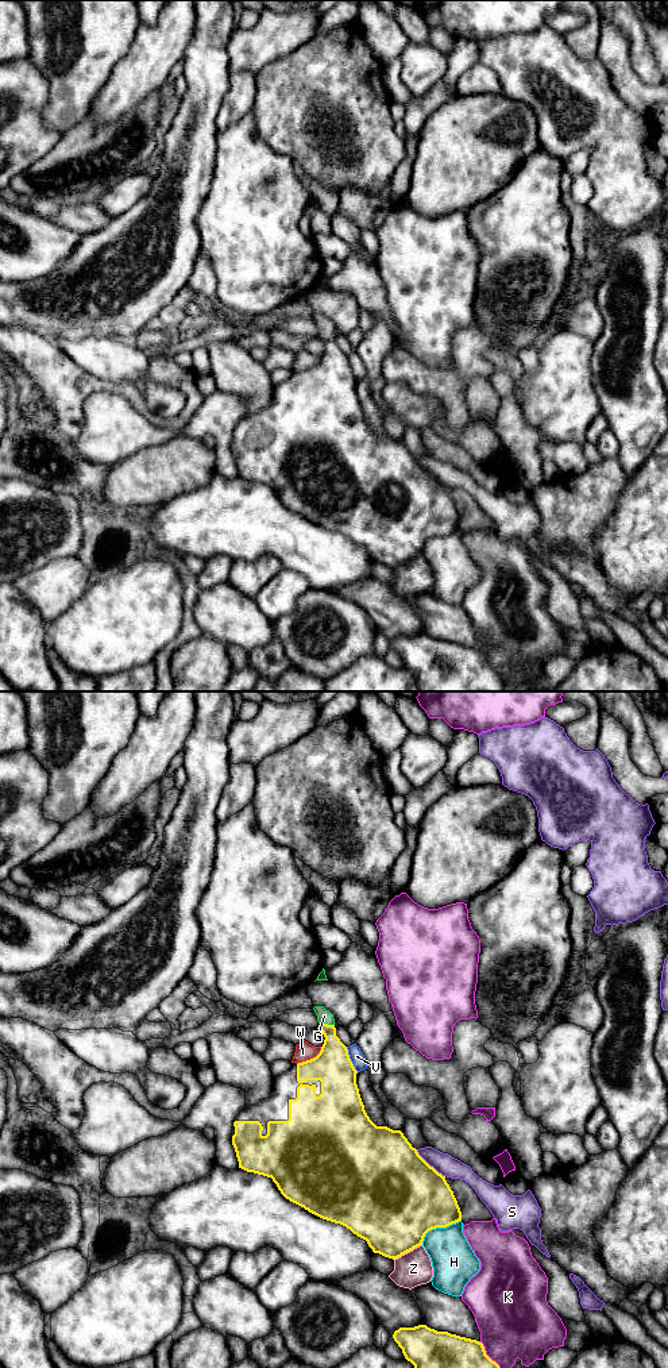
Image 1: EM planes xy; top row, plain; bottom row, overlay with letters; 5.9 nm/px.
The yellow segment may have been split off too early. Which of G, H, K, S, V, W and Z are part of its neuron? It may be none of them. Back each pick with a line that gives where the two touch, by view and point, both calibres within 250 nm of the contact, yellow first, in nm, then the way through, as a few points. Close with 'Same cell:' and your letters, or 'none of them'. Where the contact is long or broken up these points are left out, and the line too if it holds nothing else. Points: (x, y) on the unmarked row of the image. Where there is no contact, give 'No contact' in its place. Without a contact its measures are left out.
G: Touches yellow at xy (327, 332). Thickness 220 nm (yellow) against 90 nm
Same cell: G

